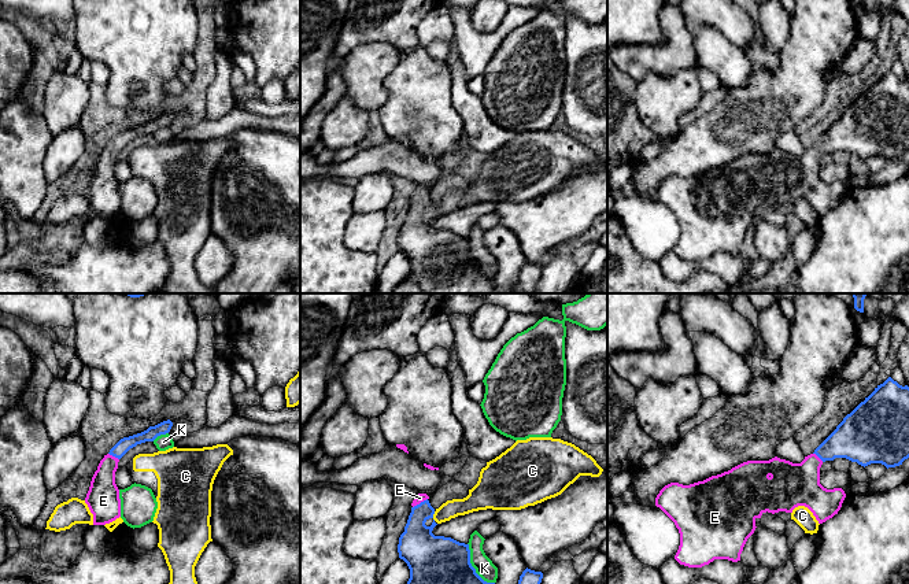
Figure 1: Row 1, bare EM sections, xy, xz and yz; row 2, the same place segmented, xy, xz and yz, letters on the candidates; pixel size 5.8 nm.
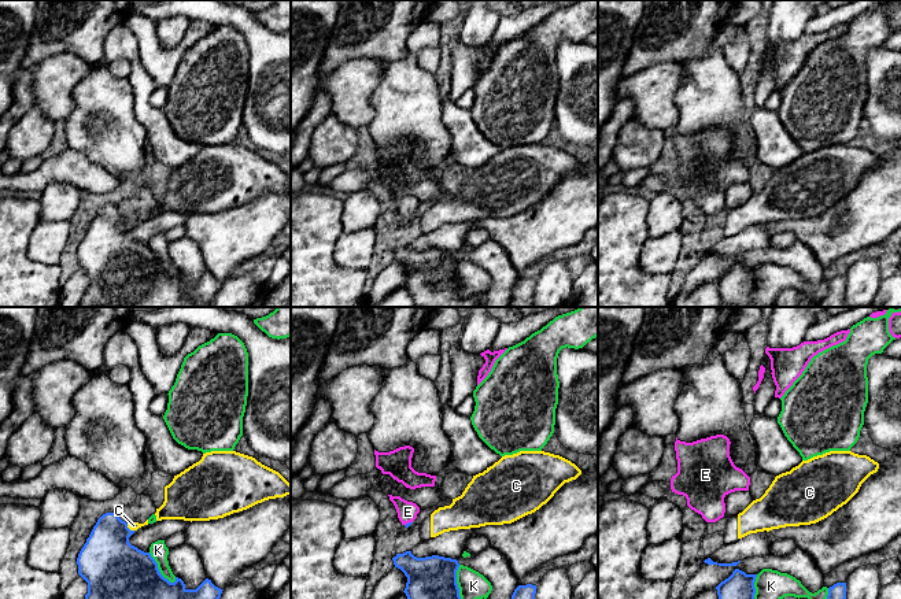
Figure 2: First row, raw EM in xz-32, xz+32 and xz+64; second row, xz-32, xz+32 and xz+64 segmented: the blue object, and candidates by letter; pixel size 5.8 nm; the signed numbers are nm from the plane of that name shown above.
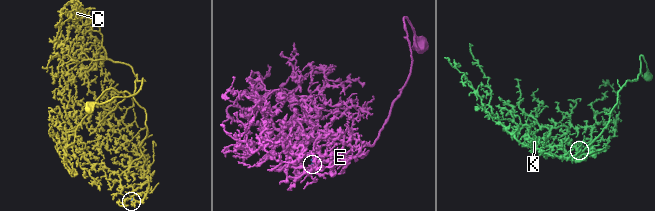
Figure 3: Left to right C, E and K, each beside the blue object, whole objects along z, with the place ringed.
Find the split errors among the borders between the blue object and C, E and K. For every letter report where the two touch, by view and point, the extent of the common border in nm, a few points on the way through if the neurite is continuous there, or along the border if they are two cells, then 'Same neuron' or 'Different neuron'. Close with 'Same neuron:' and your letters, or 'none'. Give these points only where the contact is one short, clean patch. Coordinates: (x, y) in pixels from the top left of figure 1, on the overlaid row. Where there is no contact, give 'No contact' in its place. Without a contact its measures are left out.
C: Touches blue at xz (432, 516). Shared border 60 nm. Different neuron
E: Touches blue at xz (421, 502). Shared border 110 nm. Path across: xz (417, 544), (421, 502), (420, 498). Same neuron
K: Touches blue at xz (472, 566). Shared border 280 nm. Different neuron
Same neuron: E

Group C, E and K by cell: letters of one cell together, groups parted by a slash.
C / E / K

